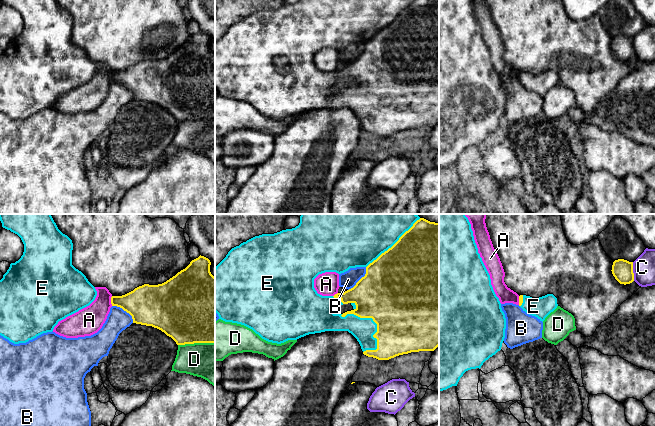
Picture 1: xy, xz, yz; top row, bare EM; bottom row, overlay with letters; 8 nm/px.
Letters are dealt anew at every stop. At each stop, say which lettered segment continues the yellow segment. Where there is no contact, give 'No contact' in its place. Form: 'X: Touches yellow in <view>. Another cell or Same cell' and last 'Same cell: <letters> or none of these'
A: Touches yellow in xy. Another cell
B: Touches yellow in xy. Another cell
C: Touches yellow in yz. Another cell
D: Touches yellow in xy. Another cell
E: Touches yellow in xz. Same cell
Same cell: E

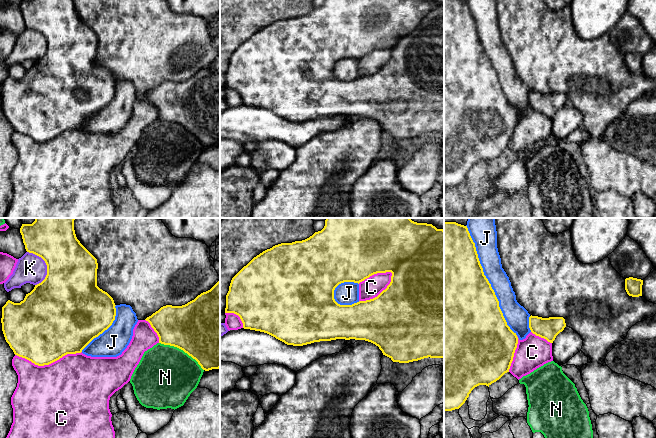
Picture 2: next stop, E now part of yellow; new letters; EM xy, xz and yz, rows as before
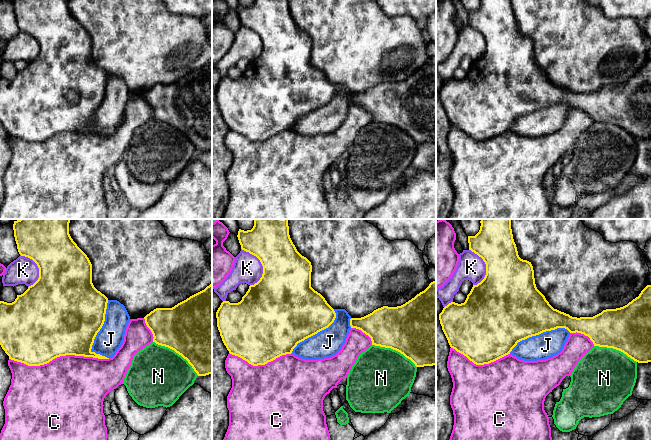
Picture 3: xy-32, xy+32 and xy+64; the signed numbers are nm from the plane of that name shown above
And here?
C: Touches yellow in xz. Another cell
J: Touches yellow in yz. Another cell
K: Touches yellow in xy. Another cell
N: Touches yellow in xy. Another cell
Same cell: none of these

